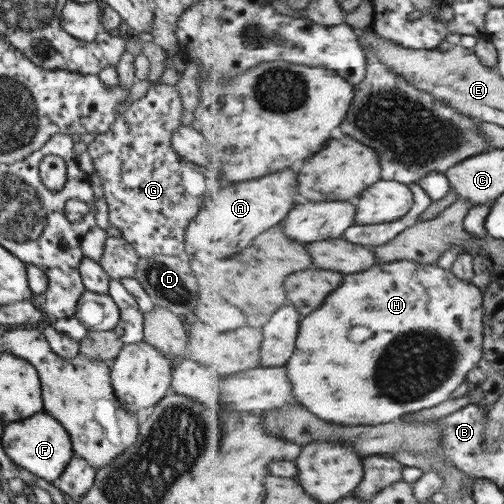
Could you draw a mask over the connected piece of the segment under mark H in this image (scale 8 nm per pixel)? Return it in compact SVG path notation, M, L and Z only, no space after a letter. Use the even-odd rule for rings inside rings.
M399 260L393 263L379 263L373 268L369 268L369 272L361 272L361 274L351 274L345 276L343 284L337 288L337 292L333 292L333 296L329 296L329 300L325 300L325 304L302 319L300 326L299 338L296 342L297 352L293 353L287 370L289 370L289 380L293 382L293 394L295 398L307 406L313 414L321 416L327 422L335 422L343 426L375 426L379 424L387 424L395 419L401 419L409 413L424 411L426 408L436 407L438 404L449 400L451 394L466 382L469 372L472 372L484 358L484 294L481 290L474 286L471 282L461 280L459 276L451 272L451 270L443 270L439 266L433 264L419 263L411 260ZM353 328L367 328L371 330L371 338L365 338L363 342L353 338Z

